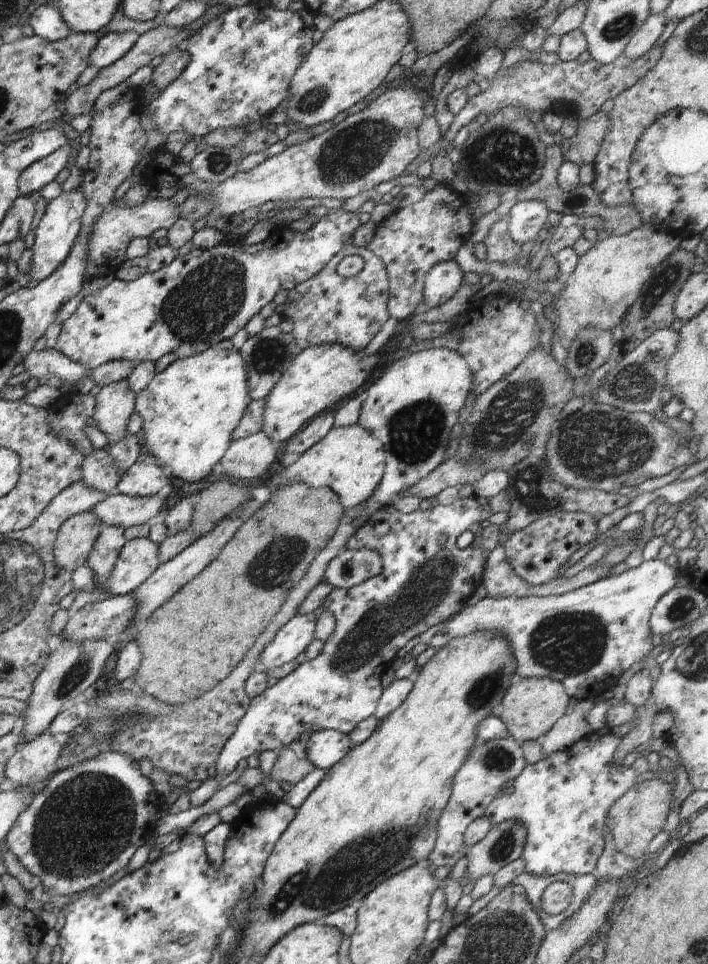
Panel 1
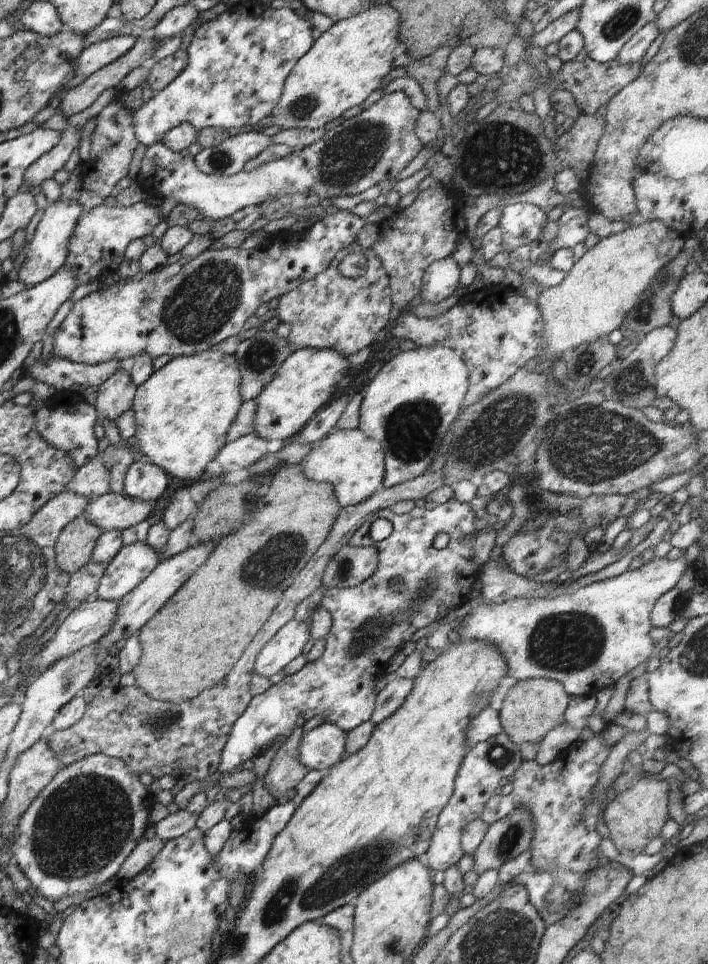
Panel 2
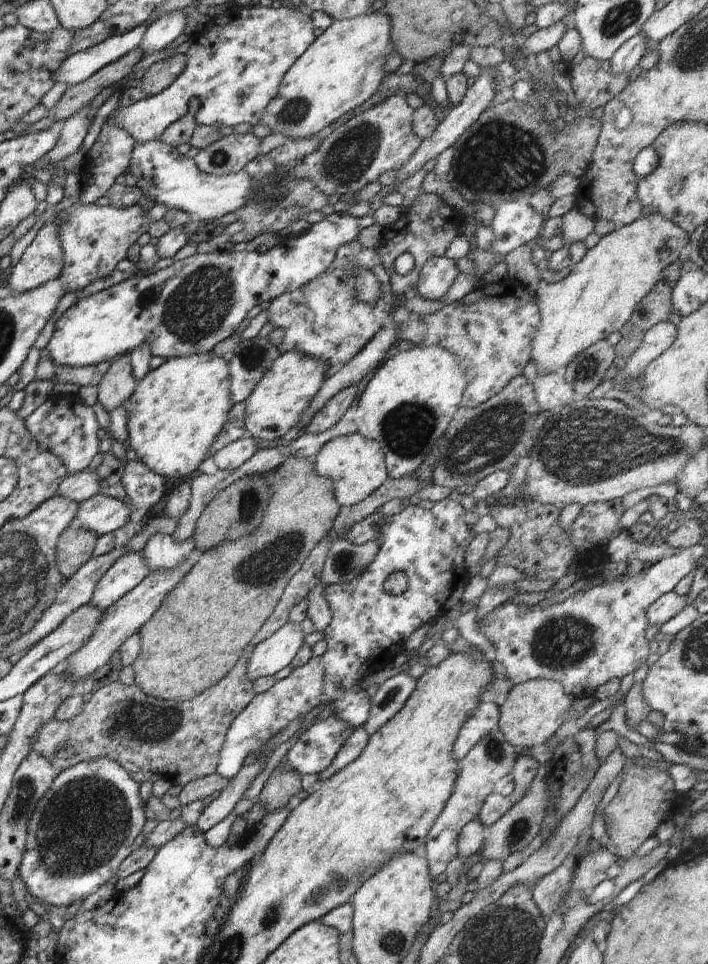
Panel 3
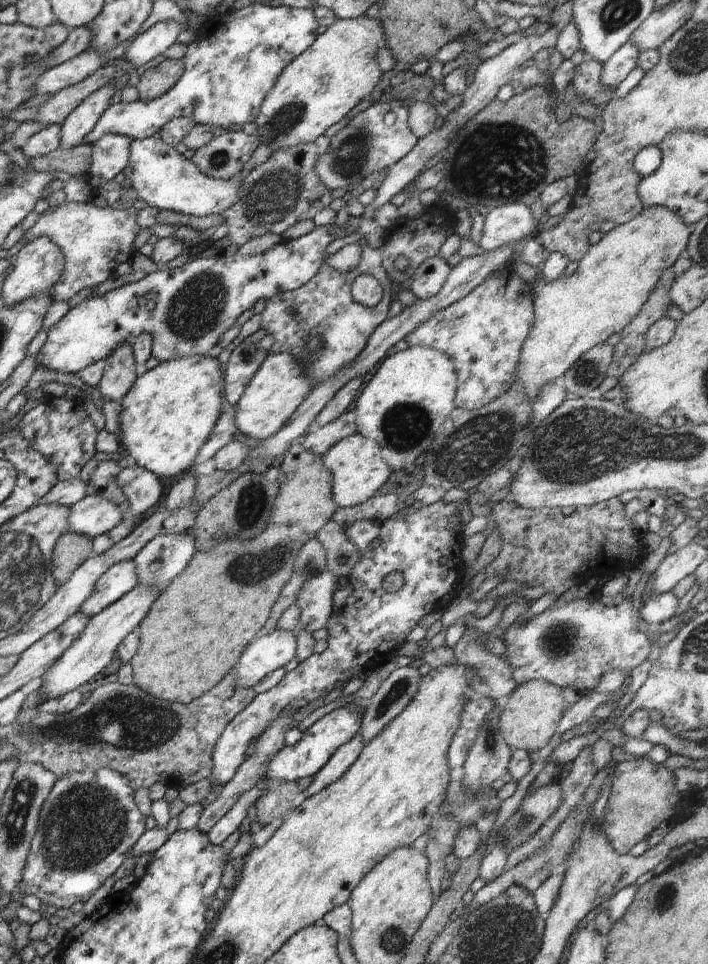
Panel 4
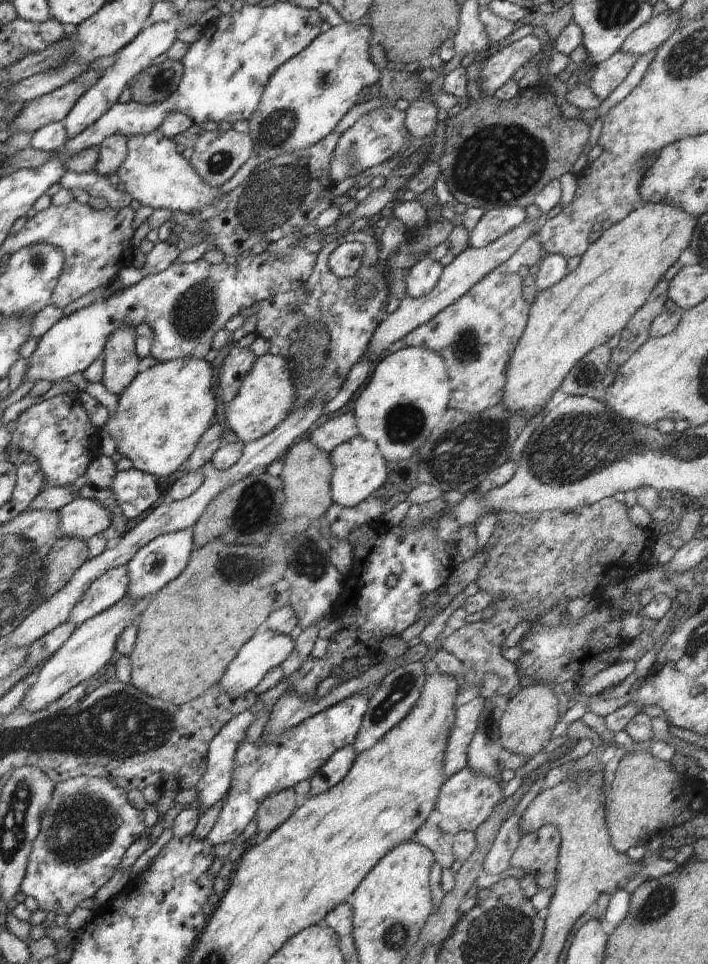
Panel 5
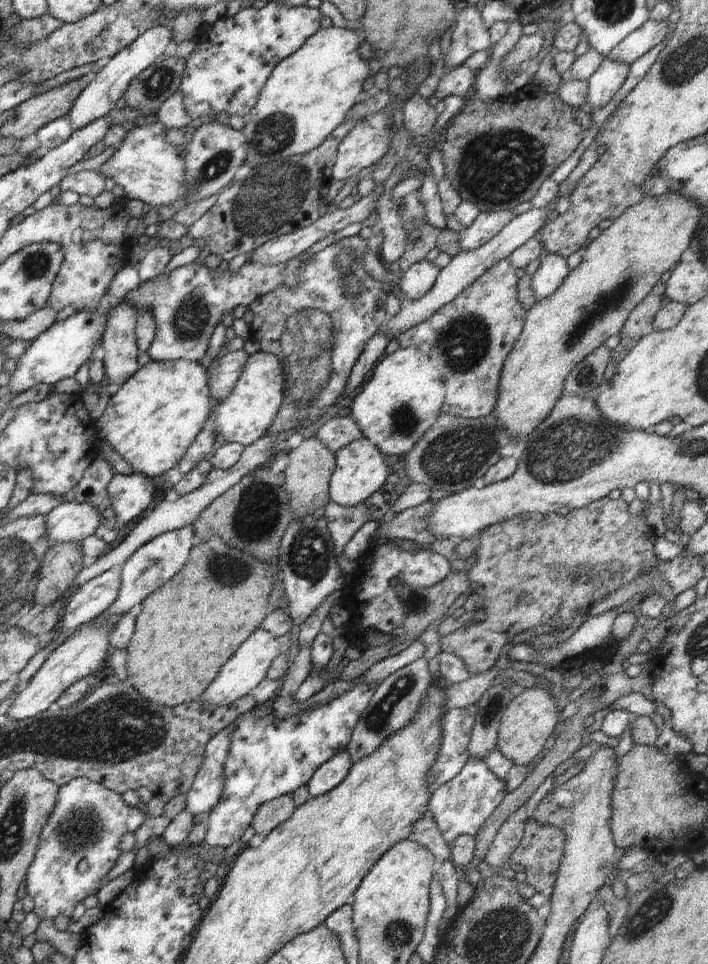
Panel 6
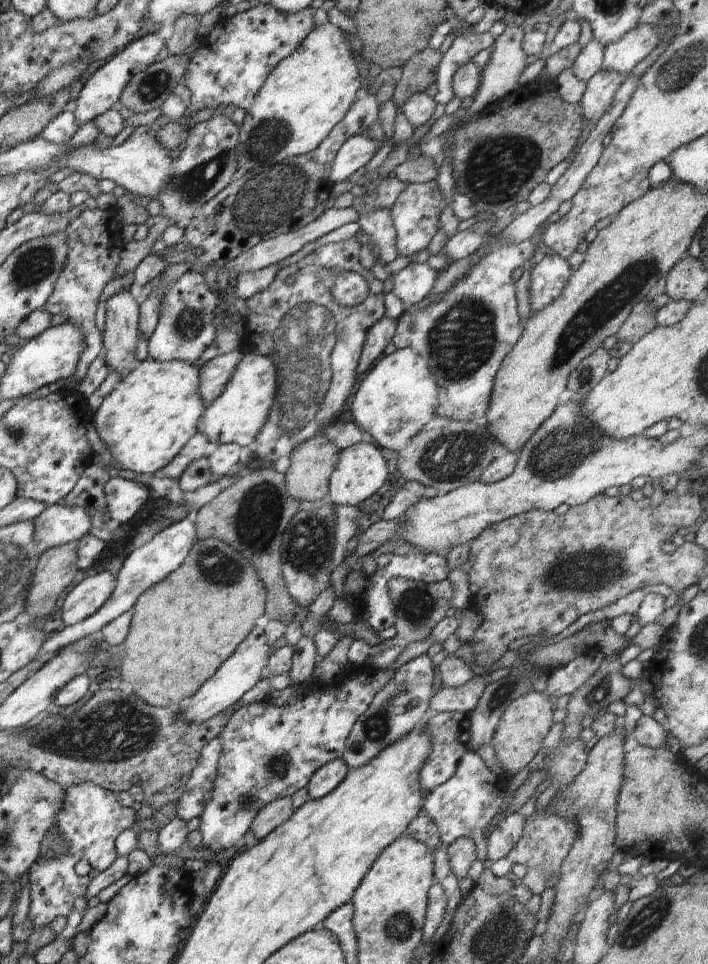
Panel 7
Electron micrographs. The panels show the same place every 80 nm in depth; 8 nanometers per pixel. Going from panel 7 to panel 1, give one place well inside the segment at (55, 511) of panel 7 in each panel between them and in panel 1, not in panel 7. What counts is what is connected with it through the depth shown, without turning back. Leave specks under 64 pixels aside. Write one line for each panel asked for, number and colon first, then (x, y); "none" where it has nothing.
1: (125, 511)
2: (110, 511)
3: (100, 514)
4: (94, 515)
5: (83, 518)
6: (72, 521)

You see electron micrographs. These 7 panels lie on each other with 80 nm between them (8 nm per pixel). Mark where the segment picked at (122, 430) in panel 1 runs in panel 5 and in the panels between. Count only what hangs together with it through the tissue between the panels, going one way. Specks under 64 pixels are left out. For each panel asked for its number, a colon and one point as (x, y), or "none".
2: (115, 395)
3: (118, 383)
4: (119, 374)
5: (120, 360)

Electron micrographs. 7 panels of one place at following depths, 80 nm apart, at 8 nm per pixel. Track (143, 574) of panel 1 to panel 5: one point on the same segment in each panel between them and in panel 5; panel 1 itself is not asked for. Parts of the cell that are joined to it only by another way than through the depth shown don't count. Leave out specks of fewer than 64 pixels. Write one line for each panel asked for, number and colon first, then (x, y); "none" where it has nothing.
2: (131, 565)
3: (123, 576)
4: (118, 580)
5: (105, 591)

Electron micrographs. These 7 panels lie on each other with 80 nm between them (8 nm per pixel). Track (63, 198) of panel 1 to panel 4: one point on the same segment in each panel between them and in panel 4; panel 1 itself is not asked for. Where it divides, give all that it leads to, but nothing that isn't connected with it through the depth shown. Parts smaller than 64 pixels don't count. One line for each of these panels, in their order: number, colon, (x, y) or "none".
2: (46, 253)
3: (42, 261)
4: (39, 264)

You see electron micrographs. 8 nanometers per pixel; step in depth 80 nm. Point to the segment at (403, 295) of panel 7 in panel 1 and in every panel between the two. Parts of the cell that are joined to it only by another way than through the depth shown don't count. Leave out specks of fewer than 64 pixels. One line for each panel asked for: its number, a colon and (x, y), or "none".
1: (442, 282)
2: (442, 278)
3: (438, 274)
4: (429, 277)
5: (424, 275)
6: (420, 277)

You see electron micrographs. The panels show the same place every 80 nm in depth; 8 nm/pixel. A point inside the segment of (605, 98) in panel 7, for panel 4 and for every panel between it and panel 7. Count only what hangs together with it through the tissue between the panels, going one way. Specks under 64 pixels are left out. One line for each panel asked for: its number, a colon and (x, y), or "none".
4: (623, 61)
5: (608, 75)
6: (608, 77)

